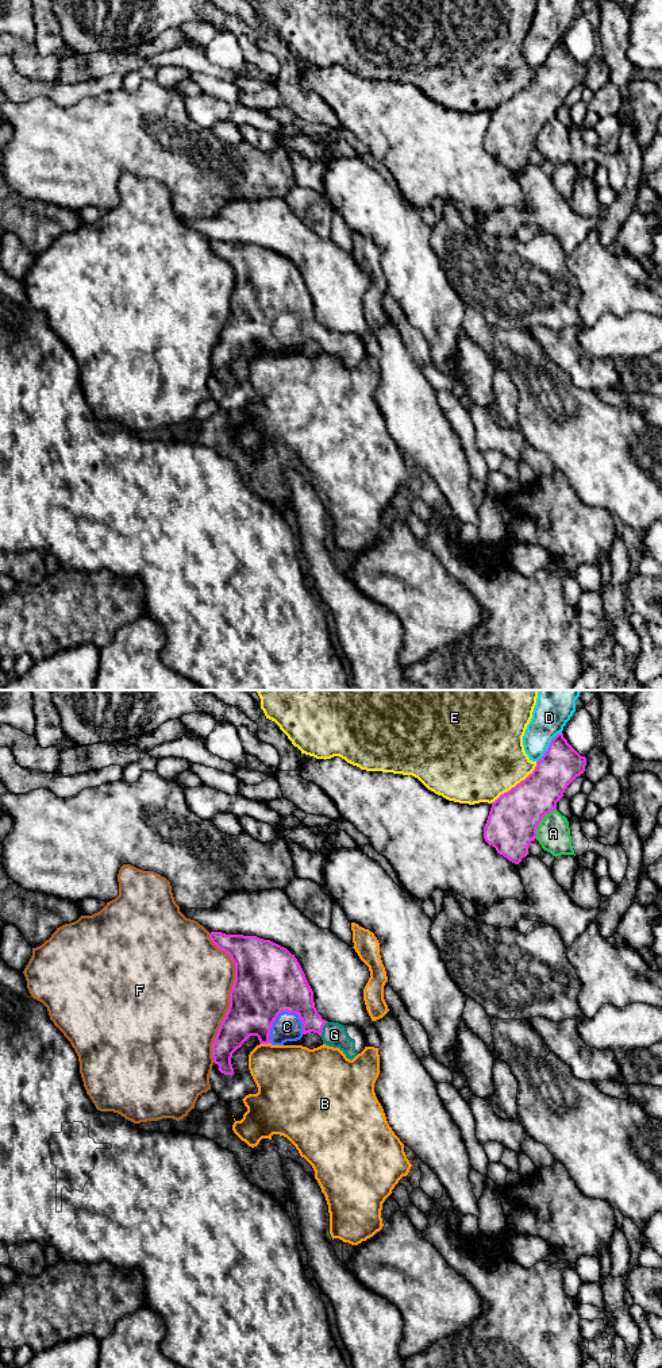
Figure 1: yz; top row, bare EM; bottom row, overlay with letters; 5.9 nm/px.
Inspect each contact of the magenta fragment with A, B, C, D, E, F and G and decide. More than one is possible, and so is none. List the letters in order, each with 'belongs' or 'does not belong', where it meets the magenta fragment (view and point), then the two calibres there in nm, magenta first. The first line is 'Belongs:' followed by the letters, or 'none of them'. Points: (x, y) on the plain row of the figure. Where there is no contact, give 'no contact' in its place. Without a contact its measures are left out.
Belongs: C, G
A: does not belong | yz (541, 128) | 300/200 nm
B: does not belong | yz (266, 351) | 300/400 nm
C: belongs | yz (274, 327) | 400/170 nm
D: does not belong | yz (549, 56) | 240/220 nm
E: does not belong | yz (516, 93) | 300/480 nm
F: does not belong | yz (230, 305) | 400/500 nm
G: belongs | yz (322, 338) | 190/140 nm

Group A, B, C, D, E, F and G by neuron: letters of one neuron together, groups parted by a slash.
A / B / C G / D / E / F

